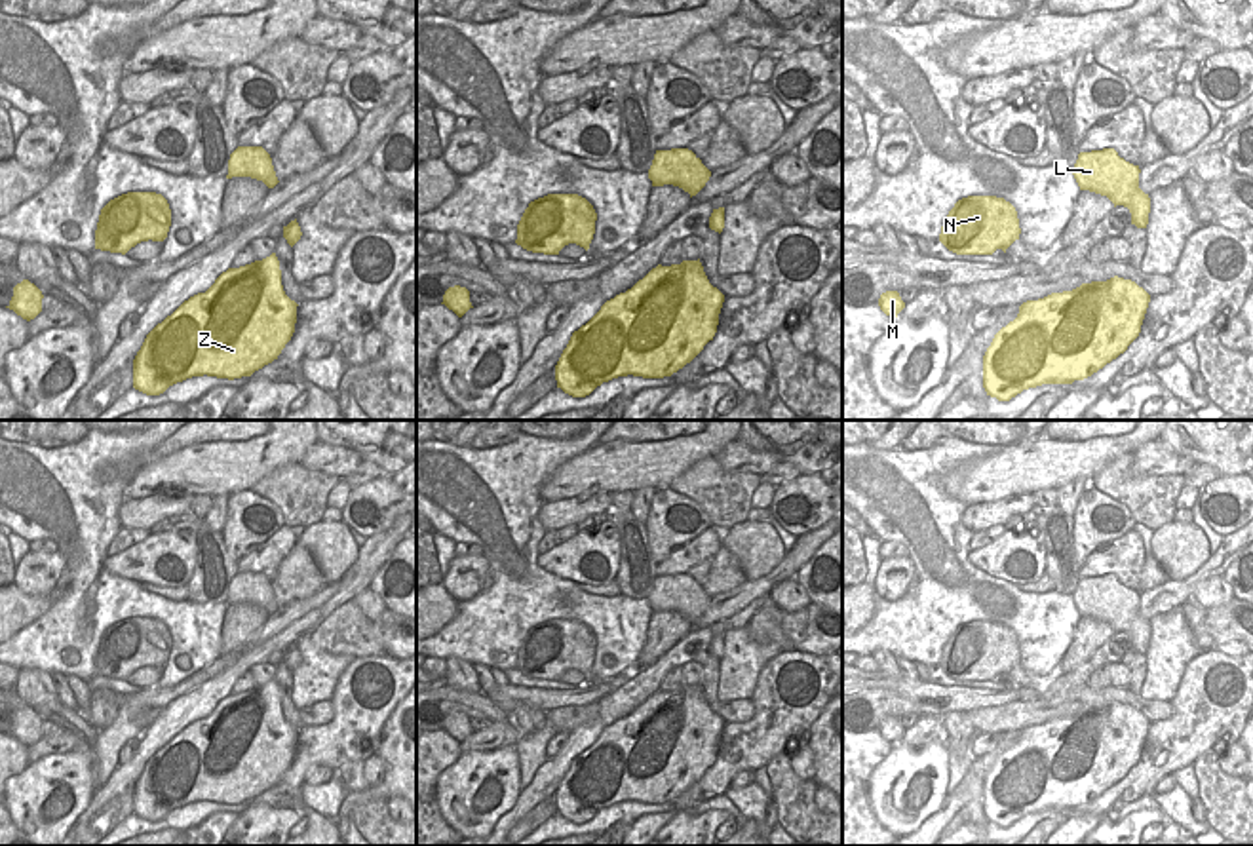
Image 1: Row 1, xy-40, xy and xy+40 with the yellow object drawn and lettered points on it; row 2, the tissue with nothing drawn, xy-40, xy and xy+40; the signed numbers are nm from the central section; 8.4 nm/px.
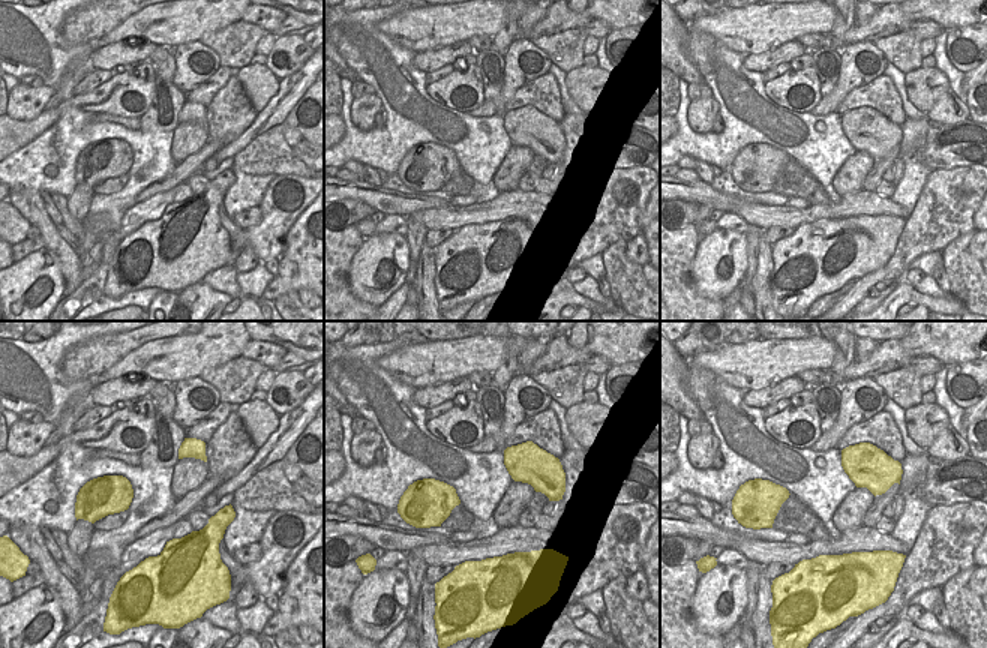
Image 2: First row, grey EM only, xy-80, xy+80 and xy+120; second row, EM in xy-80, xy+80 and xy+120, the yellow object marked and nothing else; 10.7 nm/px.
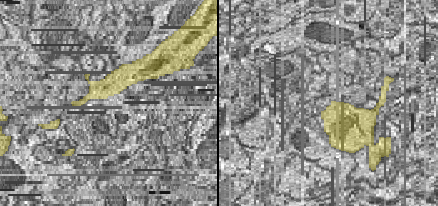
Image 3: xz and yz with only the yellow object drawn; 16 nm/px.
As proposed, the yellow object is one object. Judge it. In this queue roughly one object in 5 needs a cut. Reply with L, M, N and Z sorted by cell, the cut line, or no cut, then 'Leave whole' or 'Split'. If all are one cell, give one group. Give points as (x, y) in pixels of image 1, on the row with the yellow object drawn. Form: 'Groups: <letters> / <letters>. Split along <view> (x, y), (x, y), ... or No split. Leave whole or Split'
Groups: L M N Z. No split. Leave whole.

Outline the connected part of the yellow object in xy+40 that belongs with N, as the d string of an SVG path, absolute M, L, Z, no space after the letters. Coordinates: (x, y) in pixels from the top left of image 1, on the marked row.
M968 196L943 221L939 241L956 255L993 255L1019 240L1015 207L996 196Z

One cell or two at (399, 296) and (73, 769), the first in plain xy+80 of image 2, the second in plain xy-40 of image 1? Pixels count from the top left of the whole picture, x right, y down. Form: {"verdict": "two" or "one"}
{"verdict": "two"}

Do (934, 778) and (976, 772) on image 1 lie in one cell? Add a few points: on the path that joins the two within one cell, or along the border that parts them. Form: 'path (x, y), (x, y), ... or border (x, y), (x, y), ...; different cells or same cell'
border (947, 795), (919, 826); different cells

